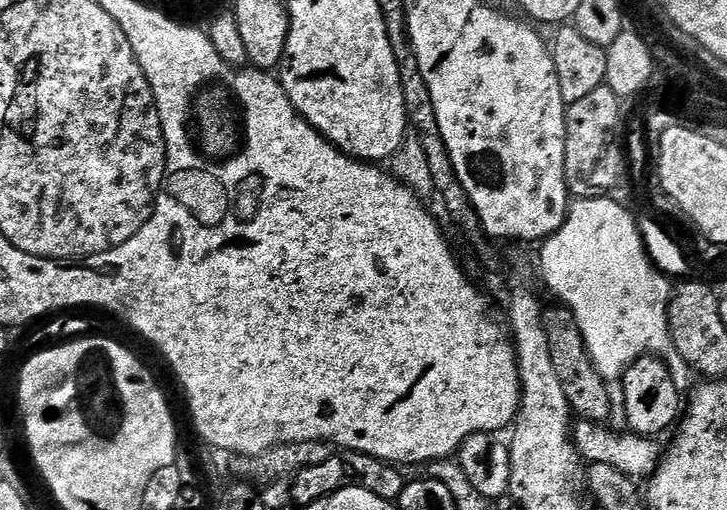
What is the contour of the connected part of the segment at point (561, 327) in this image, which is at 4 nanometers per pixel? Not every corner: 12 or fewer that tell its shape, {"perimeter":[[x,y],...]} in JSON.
{"perimeter":[[567,307],[546,331],[575,411],[611,429],[628,422],[623,387],[600,373]]}

